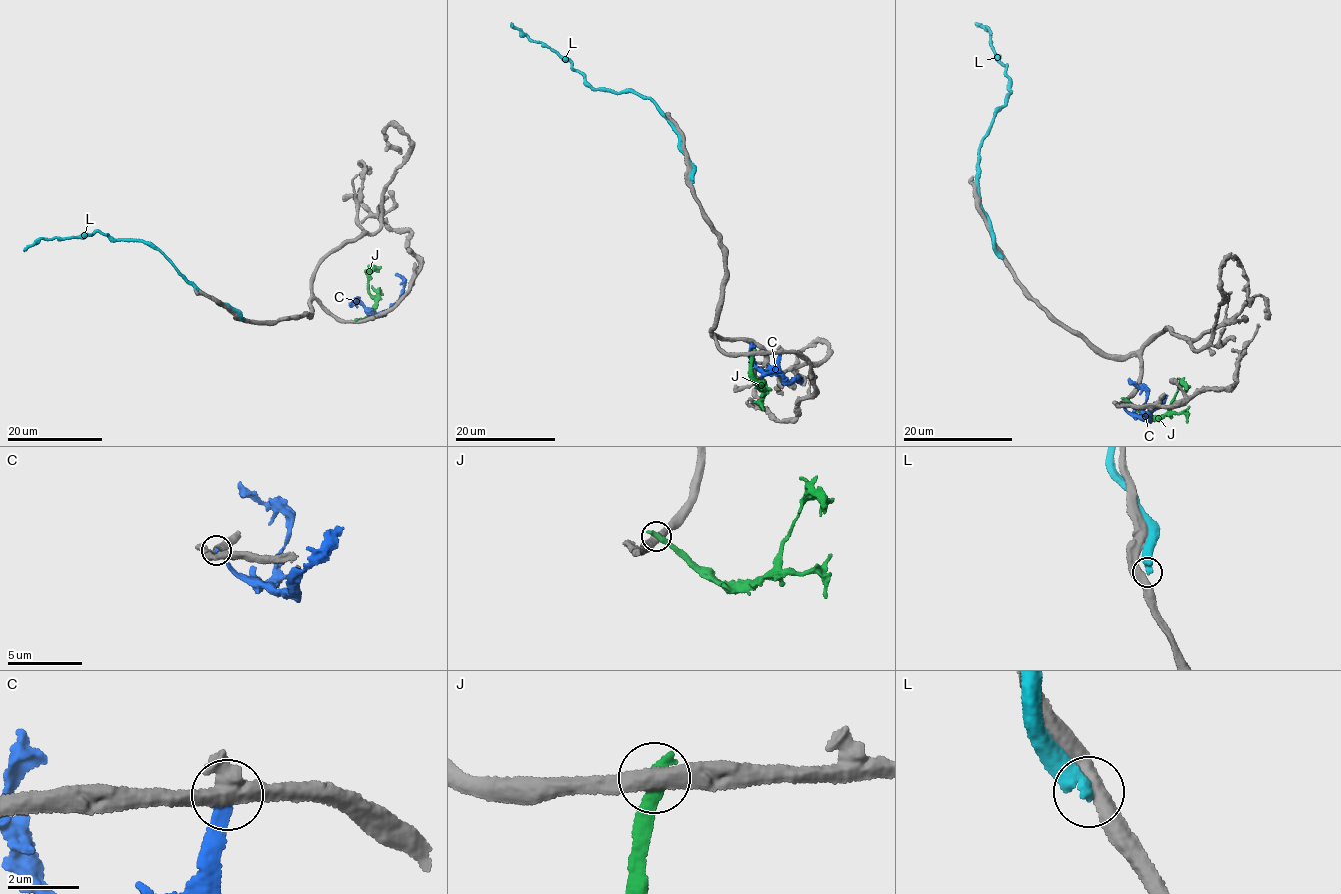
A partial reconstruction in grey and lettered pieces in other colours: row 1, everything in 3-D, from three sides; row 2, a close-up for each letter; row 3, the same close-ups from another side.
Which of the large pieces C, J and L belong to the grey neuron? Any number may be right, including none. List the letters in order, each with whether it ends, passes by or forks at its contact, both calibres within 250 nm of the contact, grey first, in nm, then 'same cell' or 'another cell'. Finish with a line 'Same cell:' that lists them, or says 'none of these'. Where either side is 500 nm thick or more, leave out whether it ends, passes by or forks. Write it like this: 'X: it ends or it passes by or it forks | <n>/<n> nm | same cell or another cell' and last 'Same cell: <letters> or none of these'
C: it ends | 440/280 nm | another cell
J: it ends | 440/480 nm | another cell
L: it ends | 440/420 nm | another cell
Same cell: none of these

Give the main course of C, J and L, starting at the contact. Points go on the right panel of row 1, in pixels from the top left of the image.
C: (1121, 403), (1128, 413), (1145, 419), (1168, 395)
J: (1125, 399), (1140, 412), (1155, 417), (1166, 413), (1179, 386), (1187, 389)
L: (1002, 258), (981, 203), (978, 181), (982, 140), (1011, 91), (1007, 68), (992, 47), (991, 35), (975, 25)

